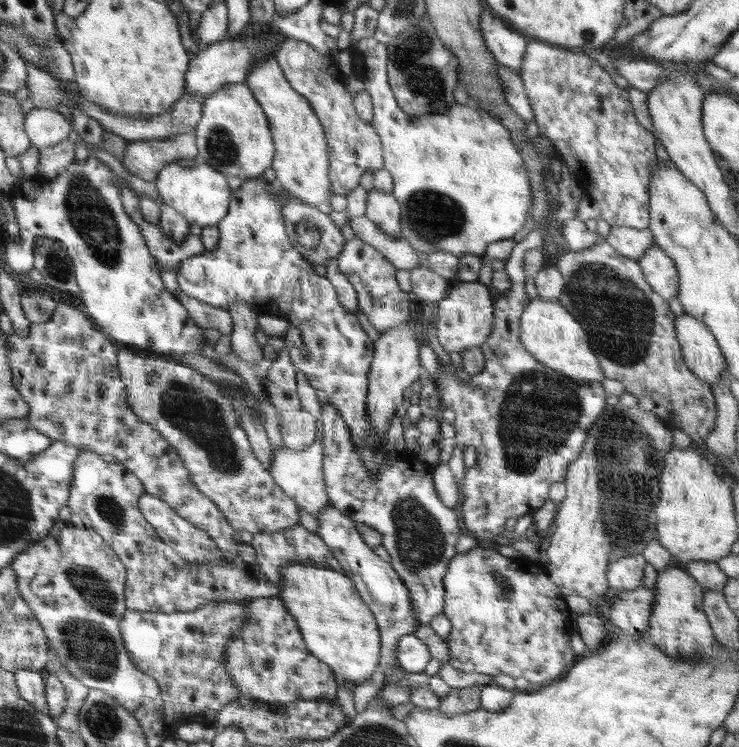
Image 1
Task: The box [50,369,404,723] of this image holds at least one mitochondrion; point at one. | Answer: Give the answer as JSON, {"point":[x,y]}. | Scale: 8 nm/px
{"point":[86,642]}

